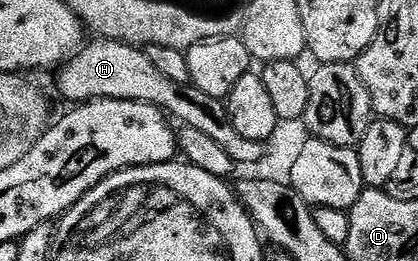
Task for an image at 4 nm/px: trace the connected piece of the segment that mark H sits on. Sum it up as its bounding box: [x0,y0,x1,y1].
[56,40,266,163]

